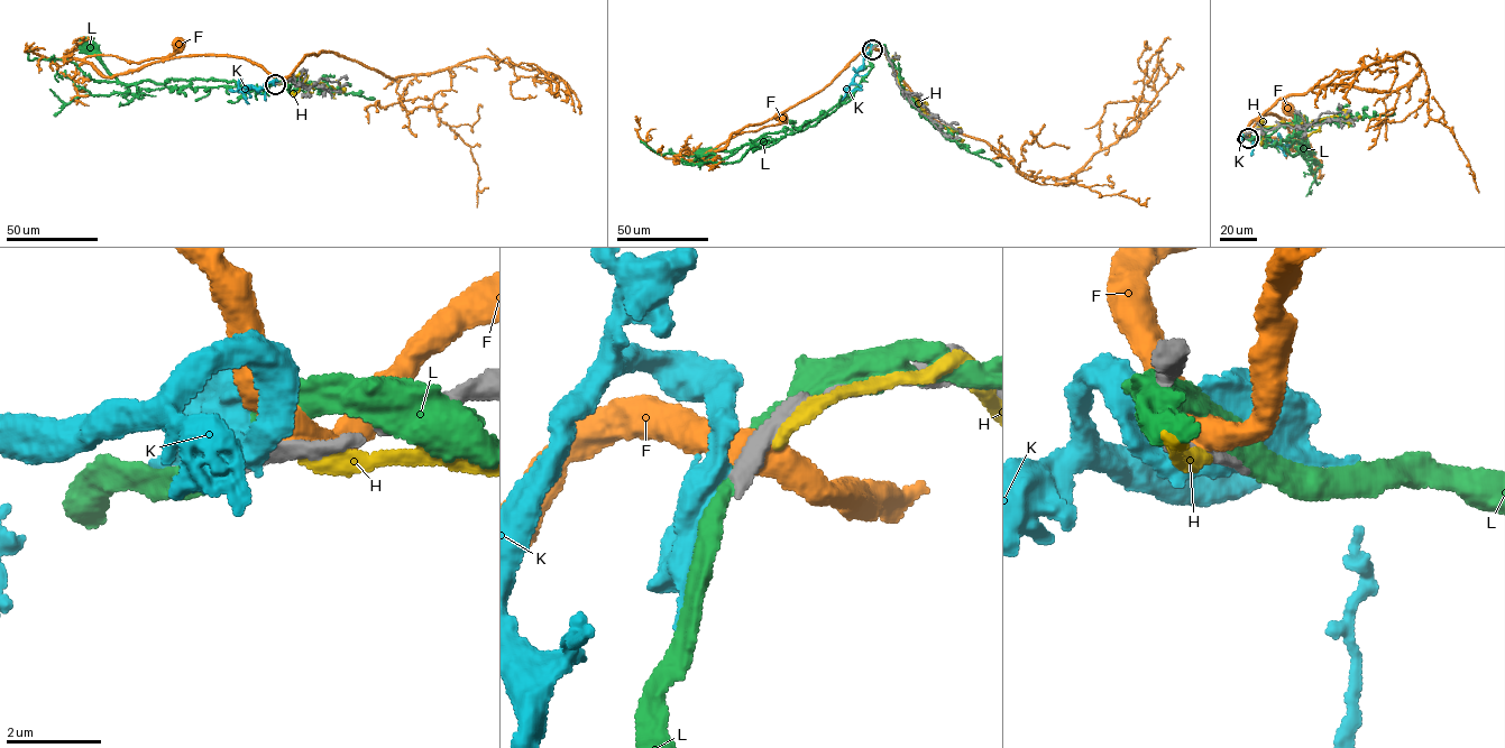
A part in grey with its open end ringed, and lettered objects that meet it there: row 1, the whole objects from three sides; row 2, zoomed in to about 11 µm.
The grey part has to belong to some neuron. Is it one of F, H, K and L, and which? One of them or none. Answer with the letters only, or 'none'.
none

